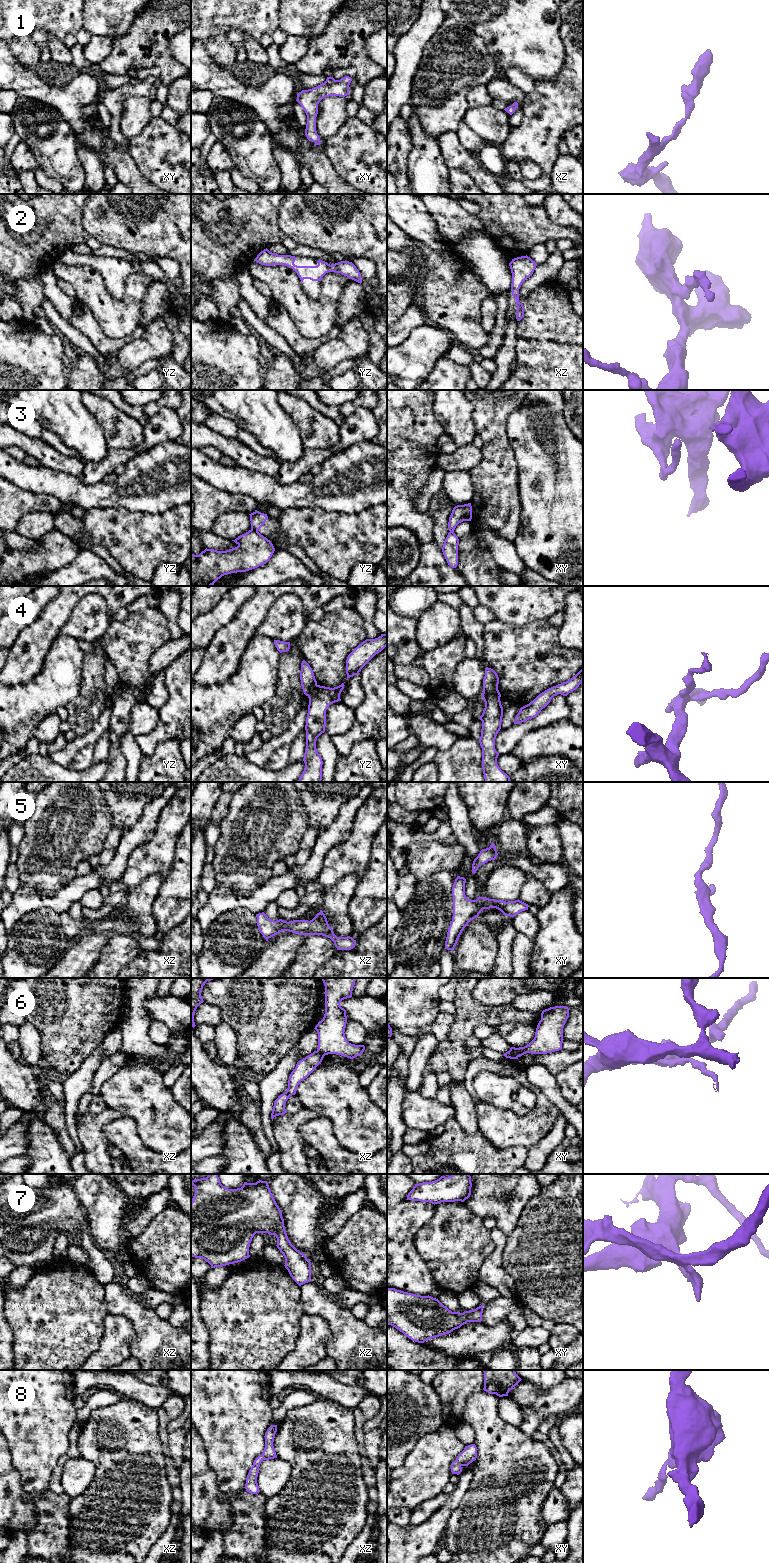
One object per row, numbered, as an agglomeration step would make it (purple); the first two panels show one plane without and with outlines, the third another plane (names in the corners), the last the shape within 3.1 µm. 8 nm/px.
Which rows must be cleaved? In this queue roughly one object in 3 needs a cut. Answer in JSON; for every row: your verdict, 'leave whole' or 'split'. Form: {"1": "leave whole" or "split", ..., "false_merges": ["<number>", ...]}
{"1": "leave whole", "2": "leave whole", "3": "split", "4": "split", "5": "leave whole", "6": "split", "7": "leave whole", "8": "leave whole", "false_merges": ["3", "4", "6"]}

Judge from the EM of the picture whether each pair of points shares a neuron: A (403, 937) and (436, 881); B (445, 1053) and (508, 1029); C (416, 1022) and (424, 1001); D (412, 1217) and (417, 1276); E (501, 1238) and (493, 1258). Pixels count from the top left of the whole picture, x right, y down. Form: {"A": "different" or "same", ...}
{"A": "same", "B": "different", "C": "same", "D": "same", "E": "same"}

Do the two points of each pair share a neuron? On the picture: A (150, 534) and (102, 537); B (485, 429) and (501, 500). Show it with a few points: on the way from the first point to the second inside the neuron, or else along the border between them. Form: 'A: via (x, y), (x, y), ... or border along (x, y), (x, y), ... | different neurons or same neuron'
A: via (138, 534), (114, 534) | same neuron
B: via (496, 447), (497, 482) | same neuron

